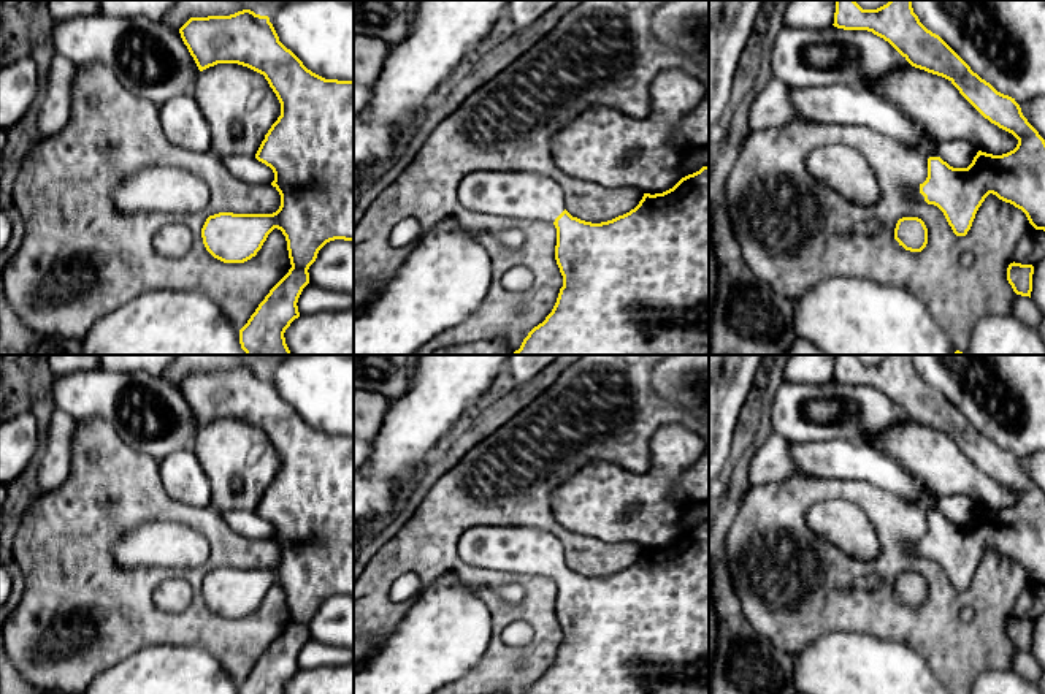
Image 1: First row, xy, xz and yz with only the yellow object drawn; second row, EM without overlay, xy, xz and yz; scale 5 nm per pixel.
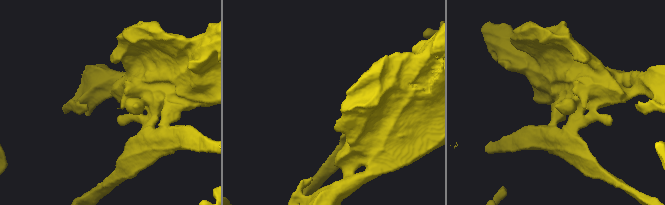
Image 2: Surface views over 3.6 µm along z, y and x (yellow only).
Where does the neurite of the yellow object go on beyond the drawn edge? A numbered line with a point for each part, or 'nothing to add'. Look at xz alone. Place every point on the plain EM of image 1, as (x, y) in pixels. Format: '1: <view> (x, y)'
1: xz (506, 549)

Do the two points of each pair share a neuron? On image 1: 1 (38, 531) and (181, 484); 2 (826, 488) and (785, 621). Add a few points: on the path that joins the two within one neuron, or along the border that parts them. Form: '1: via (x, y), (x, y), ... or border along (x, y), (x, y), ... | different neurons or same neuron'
1: border along (159, 463), (164, 488), (173, 498), (199, 506) | different neurons
2: via (874, 509), (887, 522), (887, 553), (833, 579) | same neuron

